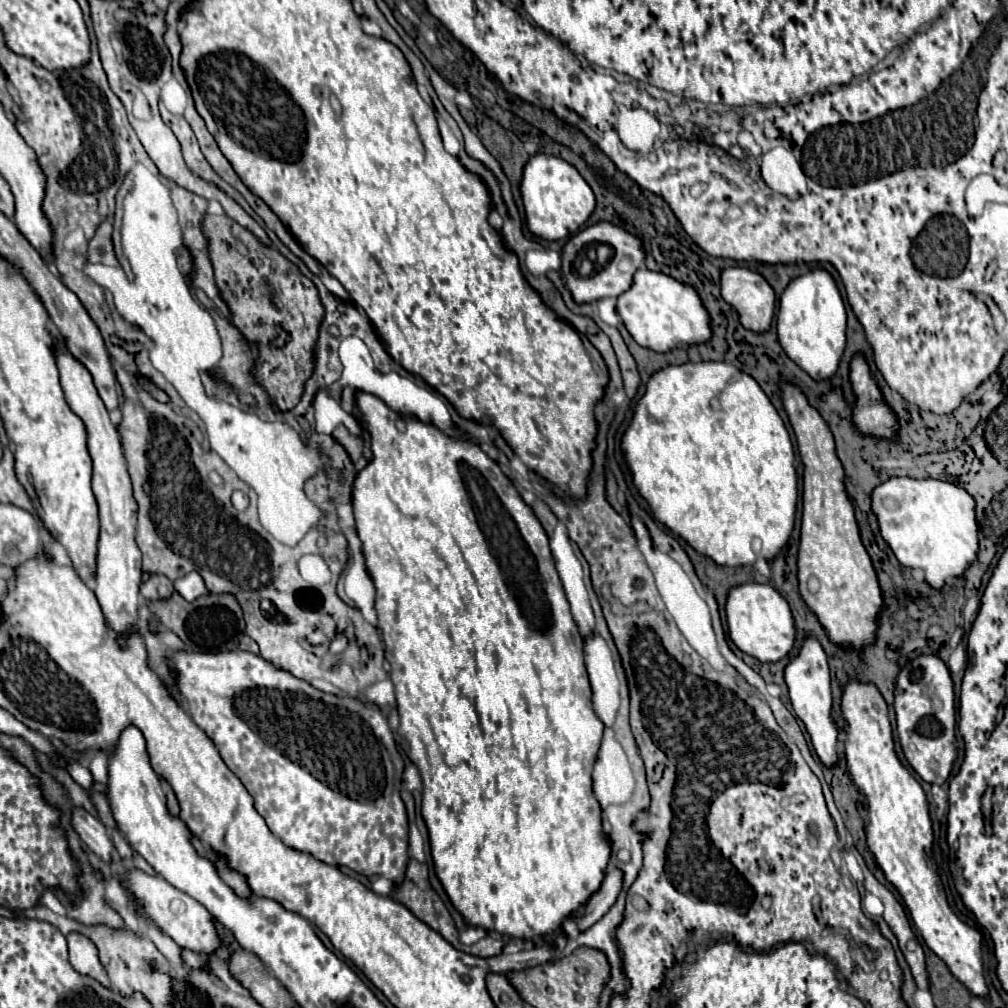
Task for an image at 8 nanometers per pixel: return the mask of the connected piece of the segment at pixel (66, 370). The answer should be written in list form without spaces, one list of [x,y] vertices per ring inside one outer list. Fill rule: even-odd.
[[[68,351],[58,355],[60,383],[66,395],[70,409],[84,421],[88,431],[88,451],[94,463],[92,473],[92,491],[100,509],[100,537],[98,537],[98,555],[96,555],[96,597],[106,615],[108,625],[120,633],[122,641],[126,629],[138,623],[138,587],[142,581],[142,561],[140,549],[134,541],[136,531],[136,501],[132,497],[132,485],[126,471],[126,461],[120,447],[120,437],[112,425],[108,411],[92,383],[88,369],[76,361]]]

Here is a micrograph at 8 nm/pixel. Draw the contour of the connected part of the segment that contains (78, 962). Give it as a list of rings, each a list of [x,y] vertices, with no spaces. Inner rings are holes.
[[[70,933],[68,935],[68,951],[70,951],[70,963],[72,967],[78,971],[78,973],[84,973],[84,975],[90,975],[94,977],[96,981],[100,981],[102,985],[106,987],[112,987],[108,977],[106,977],[106,971],[104,967],[100,965],[98,961],[98,951],[96,947],[82,935],[78,933]]]

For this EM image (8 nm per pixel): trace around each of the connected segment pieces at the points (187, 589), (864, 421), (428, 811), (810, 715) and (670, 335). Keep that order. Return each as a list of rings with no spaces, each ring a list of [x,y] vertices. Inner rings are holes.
[[[196,571],[184,575],[182,579],[176,579],[176,581],[174,581],[174,589],[176,589],[186,601],[194,601],[196,597],[202,597],[202,595],[208,593],[206,587],[204,587],[202,577],[200,577]]]
[[[856,355],[850,363],[850,381],[856,393],[854,405],[854,423],[866,435],[874,437],[894,437],[898,431],[898,423],[894,413],[884,405],[880,389],[876,387],[868,363]]]
[[[356,391],[356,409],[364,431],[370,437],[372,459],[358,471],[352,491],[352,509],[356,531],[362,541],[366,571],[376,587],[376,615],[382,641],[386,645],[386,661],[390,663],[390,679],[396,689],[400,715],[400,747],[418,767],[424,783],[422,817],[430,833],[430,847],[436,875],[448,893],[452,905],[468,923],[498,931],[506,937],[536,939],[560,931],[560,923],[580,909],[588,897],[600,887],[604,869],[610,861],[610,841],[600,835],[600,805],[592,793],[592,765],[602,741],[604,725],[592,709],[592,693],[582,655],[582,637],[570,615],[570,607],[558,579],[554,559],[548,547],[548,535],[542,529],[532,507],[524,503],[518,489],[500,471],[476,441],[460,435],[446,435],[432,423],[418,421],[390,409],[380,397]],[[396,421],[406,423],[406,431],[396,429]]]
[[[804,637],[802,647],[796,657],[786,665],[784,669],[784,679],[788,685],[790,693],[790,703],[796,711],[796,715],[804,721],[812,745],[822,759],[826,767],[832,767],[836,763],[836,737],[838,737],[838,727],[830,719],[830,709],[832,709],[832,693],[830,693],[830,671],[828,671],[828,661],[826,653],[816,637]]]
[[[640,267],[634,273],[630,289],[618,297],[616,311],[632,339],[638,345],[648,347],[652,351],[664,353],[678,345],[704,343],[710,337],[708,313],[702,307],[698,293],[692,287],[682,285],[668,275],[648,271],[646,267]]]

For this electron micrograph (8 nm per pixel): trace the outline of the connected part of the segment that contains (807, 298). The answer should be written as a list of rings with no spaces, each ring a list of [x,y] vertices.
[[[808,271],[786,287],[778,309],[778,339],[784,353],[812,379],[822,381],[832,377],[846,349],[846,309],[834,279],[822,271]]]

